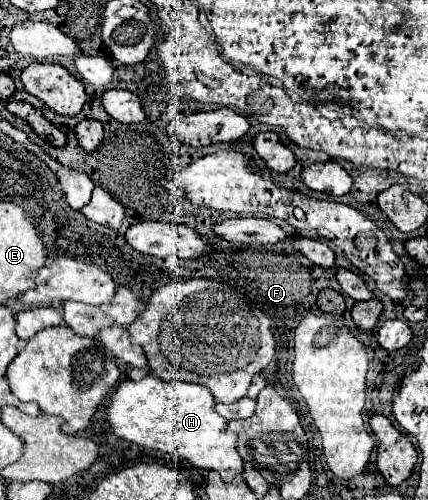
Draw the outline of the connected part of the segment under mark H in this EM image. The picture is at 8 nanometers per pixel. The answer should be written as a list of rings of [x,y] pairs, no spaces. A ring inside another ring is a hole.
[[[145,375],[141,381],[123,381],[117,385],[117,389],[111,393],[109,403],[107,403],[107,413],[105,421],[109,423],[111,431],[125,441],[131,441],[141,447],[157,449],[169,455],[177,455],[187,459],[191,465],[199,469],[209,469],[217,471],[225,481],[231,481],[235,475],[243,473],[243,459],[235,449],[235,433],[227,431],[227,421],[213,411],[215,399],[209,393],[207,387],[193,385],[193,383],[171,383],[171,381],[161,381],[155,375]]]

